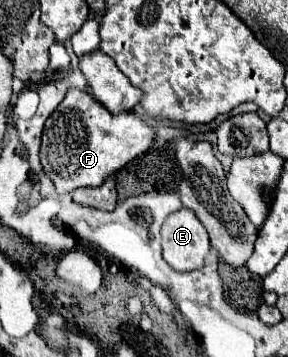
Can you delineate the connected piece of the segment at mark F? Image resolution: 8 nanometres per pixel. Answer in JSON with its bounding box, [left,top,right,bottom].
[40,88,154,194]

